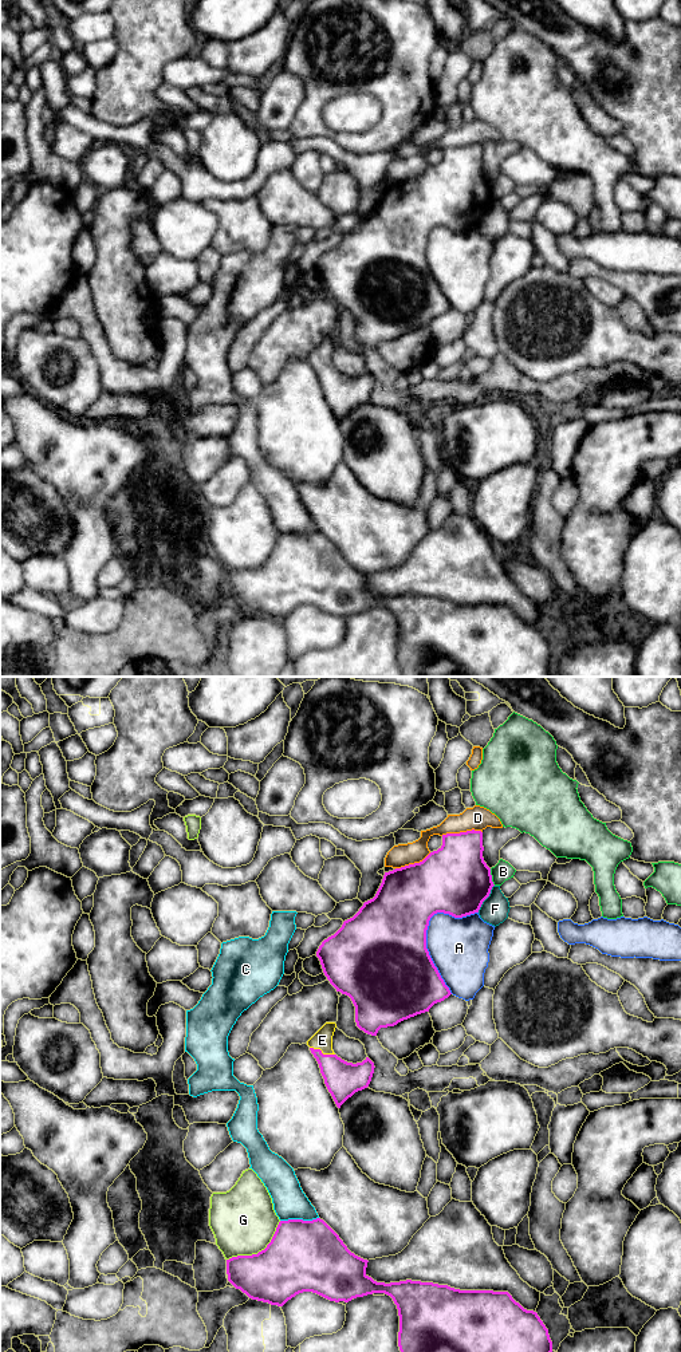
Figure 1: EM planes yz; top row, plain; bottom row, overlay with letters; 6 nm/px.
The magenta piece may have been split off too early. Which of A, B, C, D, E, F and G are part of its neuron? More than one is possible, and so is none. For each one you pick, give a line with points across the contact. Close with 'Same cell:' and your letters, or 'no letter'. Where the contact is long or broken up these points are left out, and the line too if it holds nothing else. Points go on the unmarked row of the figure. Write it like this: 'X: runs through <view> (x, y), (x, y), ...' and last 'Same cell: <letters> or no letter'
E: runs through yz (342, 393), (321, 366), (322, 354)
Same cell: E

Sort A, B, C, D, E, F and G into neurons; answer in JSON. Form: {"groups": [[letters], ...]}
{"groups": [["A"], ["B"], ["C"], ["D"], ["E"], ["F"], ["G"]]}

